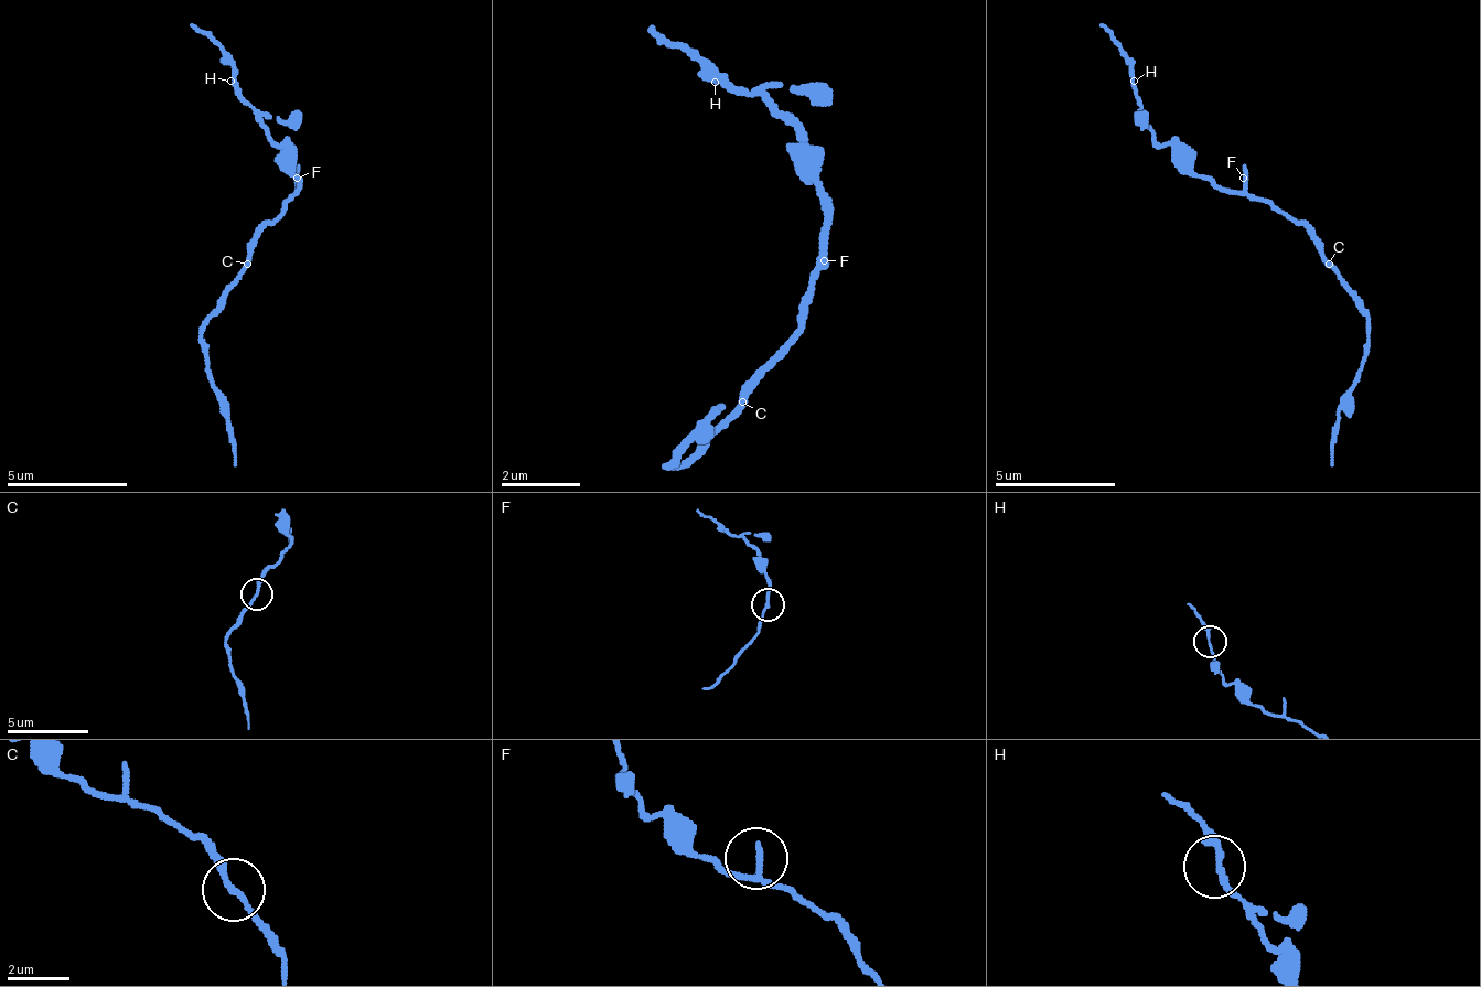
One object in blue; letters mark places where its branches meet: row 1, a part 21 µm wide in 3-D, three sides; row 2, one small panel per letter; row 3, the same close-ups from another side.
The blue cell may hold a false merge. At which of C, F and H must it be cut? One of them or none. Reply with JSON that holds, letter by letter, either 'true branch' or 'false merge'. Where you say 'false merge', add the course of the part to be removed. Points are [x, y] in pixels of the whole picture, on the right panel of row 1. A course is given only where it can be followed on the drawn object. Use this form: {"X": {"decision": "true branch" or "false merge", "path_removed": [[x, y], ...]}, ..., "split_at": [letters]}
{"C": {"decision": "true branch"}, "F": {"decision": "true branch"}, "H": {"decision": "true branch"}, "split_at": []}

